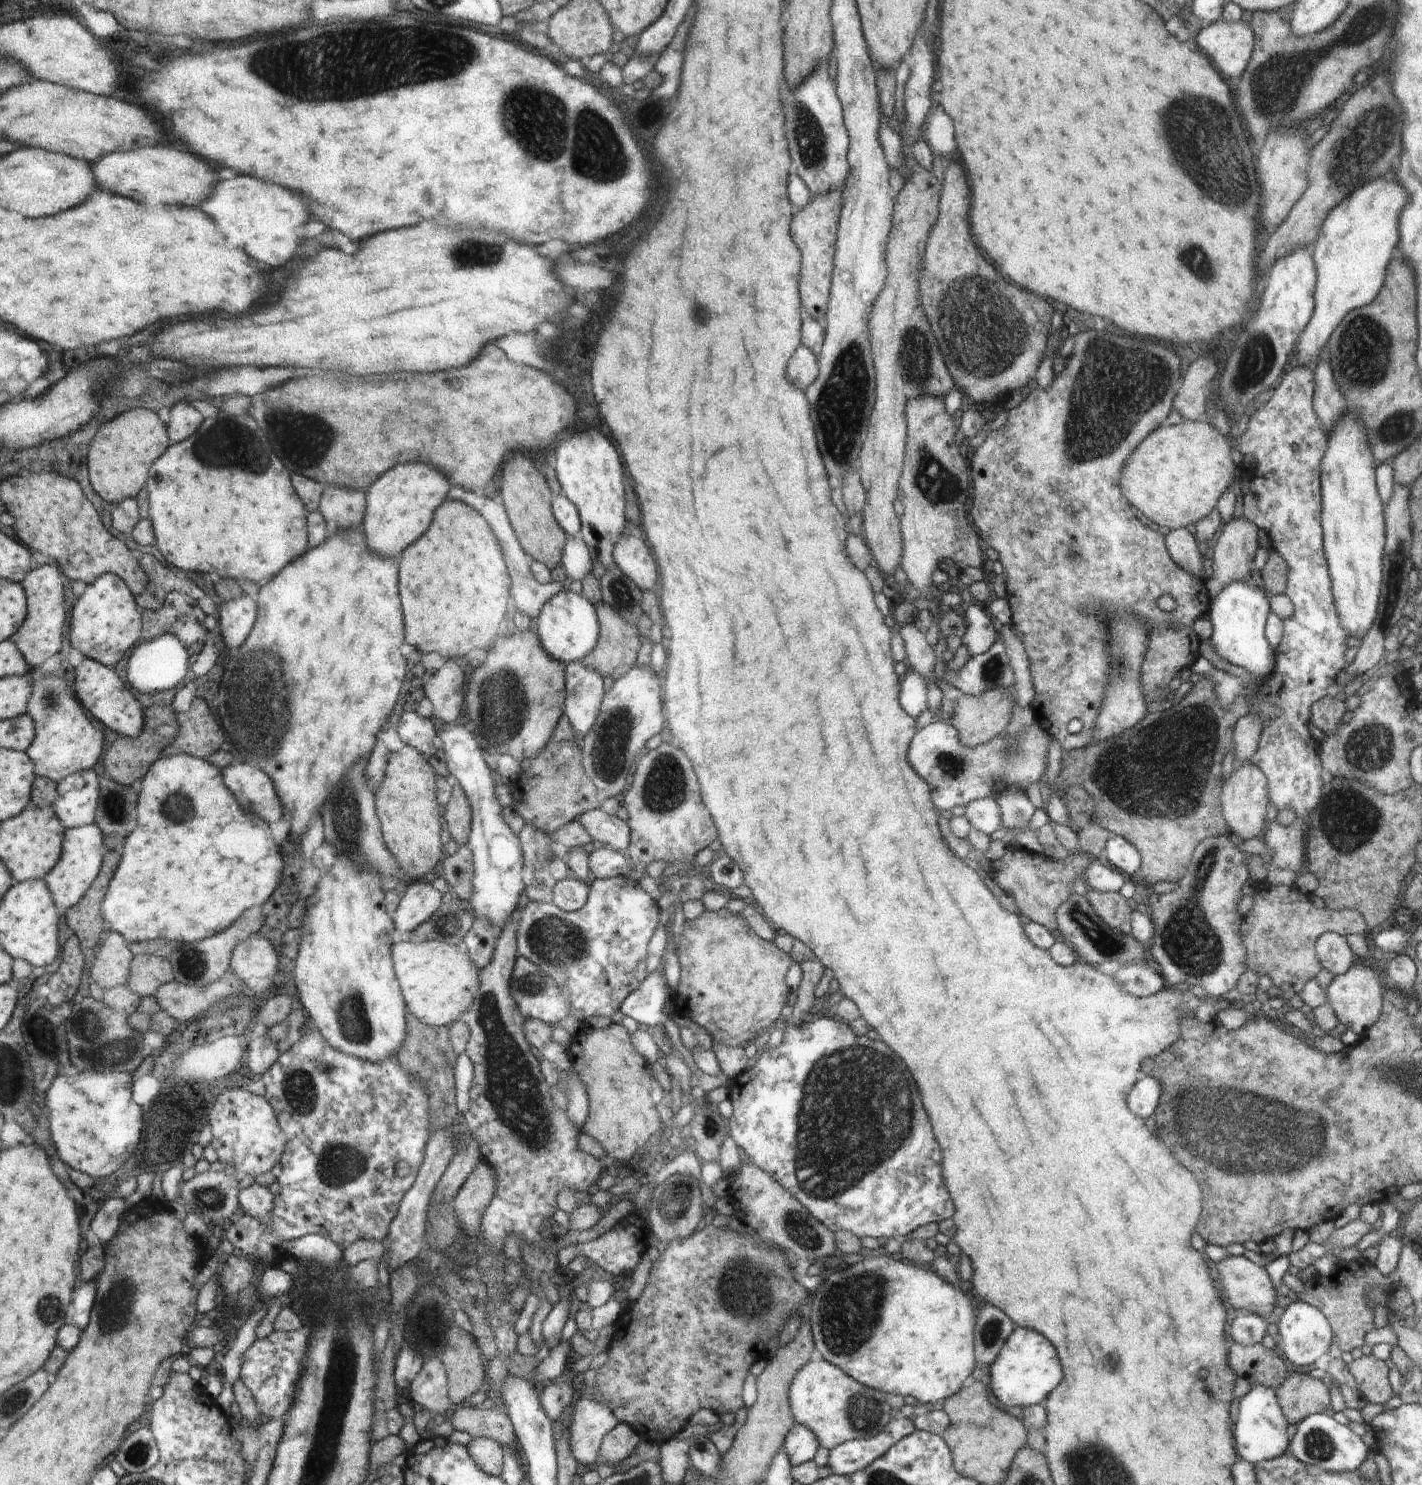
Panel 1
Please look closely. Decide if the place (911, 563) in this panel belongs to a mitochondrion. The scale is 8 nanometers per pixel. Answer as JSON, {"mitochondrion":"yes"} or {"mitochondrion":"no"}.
{"mitochondrion":"no"}

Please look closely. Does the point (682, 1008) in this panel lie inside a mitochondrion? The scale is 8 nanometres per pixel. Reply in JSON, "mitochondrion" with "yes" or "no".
{"mitochondrion":"no"}

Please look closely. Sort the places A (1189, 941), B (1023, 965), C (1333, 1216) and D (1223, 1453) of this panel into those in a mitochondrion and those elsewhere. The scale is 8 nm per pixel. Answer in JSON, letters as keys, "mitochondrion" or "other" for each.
{"A":"mitochondrion","B":"other","C":"other","D":"other"}

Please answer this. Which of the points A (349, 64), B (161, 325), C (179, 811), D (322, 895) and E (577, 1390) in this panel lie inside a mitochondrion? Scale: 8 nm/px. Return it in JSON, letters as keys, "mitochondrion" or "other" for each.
{"A":"mitochondrion","B":"other","C":"mitochondrion","D":"other","E":"other"}

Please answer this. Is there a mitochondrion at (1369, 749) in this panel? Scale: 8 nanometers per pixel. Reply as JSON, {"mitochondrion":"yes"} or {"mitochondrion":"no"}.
{"mitochondrion":"yes"}

